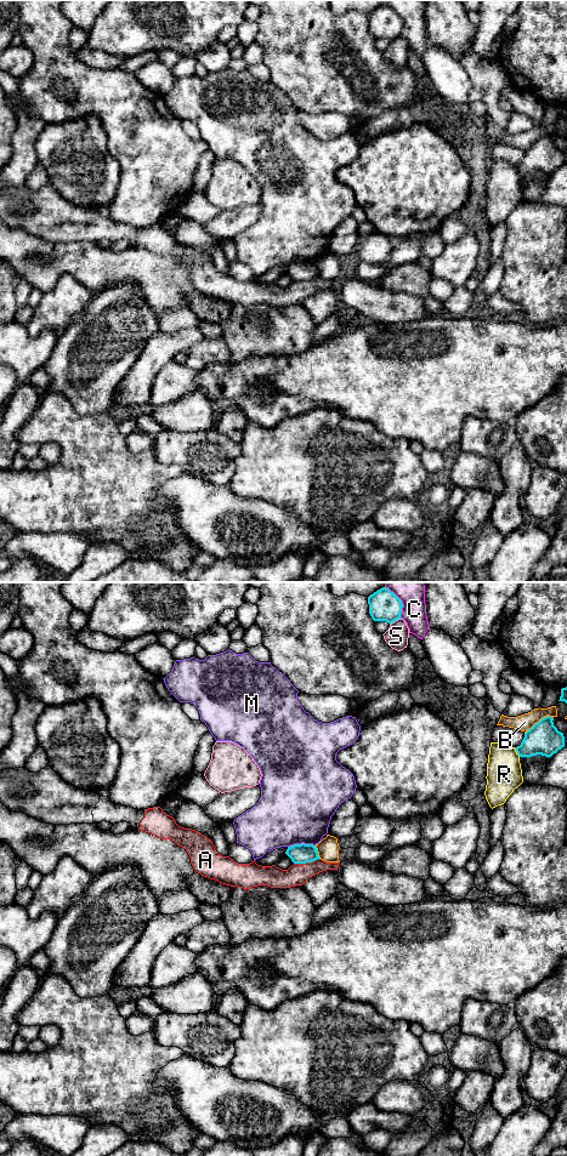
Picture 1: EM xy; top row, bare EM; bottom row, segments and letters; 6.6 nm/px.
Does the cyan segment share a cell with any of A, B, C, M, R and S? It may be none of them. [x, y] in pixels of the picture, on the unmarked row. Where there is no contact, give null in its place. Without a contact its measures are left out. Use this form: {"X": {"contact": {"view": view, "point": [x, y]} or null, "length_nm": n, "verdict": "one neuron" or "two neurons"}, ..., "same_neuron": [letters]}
{"A": {"contact": {"view": "xy", "point": [306, 279]}, "length_nm": 170, "verdict": "two neurons"}, "B": {"contact": {"view": "xy", "point": [539, 138]}, "length_nm": 220, "verdict": "two neurons"}, "C": {"contact": {"view": "xy", "point": [401, 20]}, "length_nm": 240, "verdict": "two neurons"}, "M": {"contact": {"view": "xy", "point": [301, 261]}, "length_nm": 180, "verdict": "two neurons"}, "R": {"contact": {"view": "xy", "point": [516, 169]}, "length_nm": 80, "verdict": "two neurons"}, "S": {"contact": {"view": "xy", "point": [395, 38]}, "length_nm": 80, "verdict": "two neurons"}, "same_neuron": []}

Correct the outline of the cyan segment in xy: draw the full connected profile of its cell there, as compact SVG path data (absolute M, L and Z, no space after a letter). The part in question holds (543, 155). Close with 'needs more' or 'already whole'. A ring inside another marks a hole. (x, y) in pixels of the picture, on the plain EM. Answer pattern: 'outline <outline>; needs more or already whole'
outline M546 133L525 150L520 164L515 165L520 175L542 172L551 175L565 165L563 150L554 143L554 135Z; already whole

